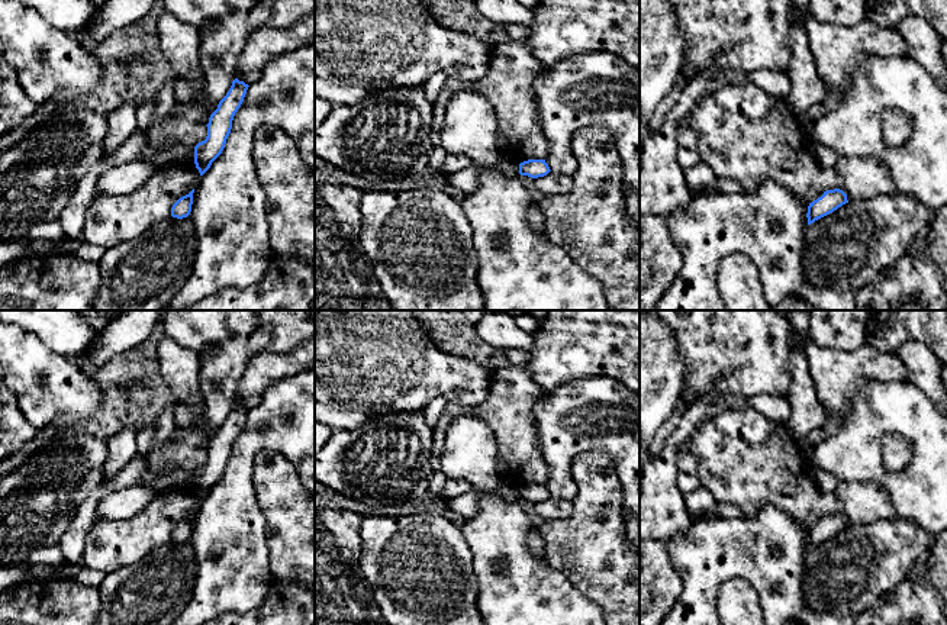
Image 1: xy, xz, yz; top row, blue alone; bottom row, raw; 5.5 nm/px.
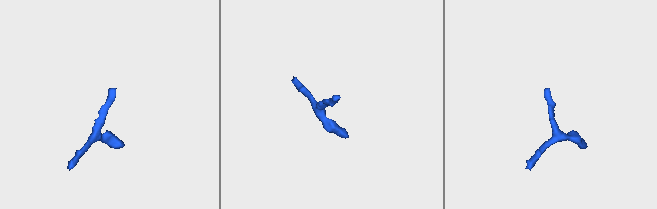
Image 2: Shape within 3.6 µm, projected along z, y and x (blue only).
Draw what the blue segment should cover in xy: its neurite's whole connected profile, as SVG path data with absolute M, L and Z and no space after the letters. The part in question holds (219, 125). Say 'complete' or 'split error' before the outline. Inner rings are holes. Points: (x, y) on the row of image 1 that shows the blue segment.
complete | M235 78L226 96L219 102L218 109L210 115L207 136L194 146L194 164L203 175L212 162L222 154L232 129L232 120L241 107L248 84Z

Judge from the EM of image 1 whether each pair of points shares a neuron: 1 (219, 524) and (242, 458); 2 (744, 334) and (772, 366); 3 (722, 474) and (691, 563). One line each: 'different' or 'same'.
1: same
2: same
3: different

